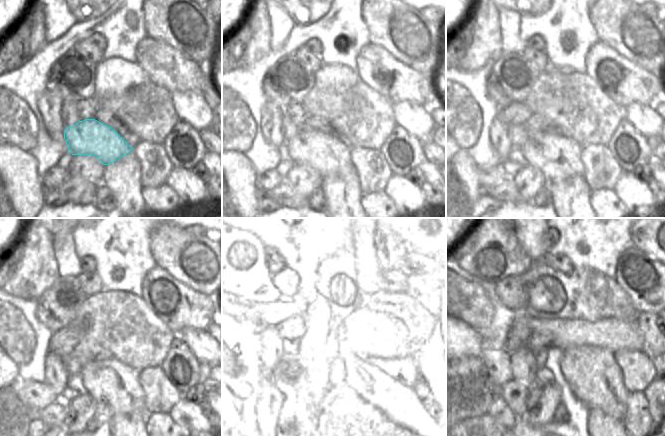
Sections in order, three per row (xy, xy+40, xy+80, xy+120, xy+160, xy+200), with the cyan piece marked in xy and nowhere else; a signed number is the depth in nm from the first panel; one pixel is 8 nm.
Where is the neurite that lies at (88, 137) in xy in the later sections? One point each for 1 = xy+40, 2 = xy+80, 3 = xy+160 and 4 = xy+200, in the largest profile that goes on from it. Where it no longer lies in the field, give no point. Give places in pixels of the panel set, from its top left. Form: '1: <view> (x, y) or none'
1: xy+40 (325, 152)
2: xy+80 (558, 157)
3: xy+160 (361, 382)
4: xy+200 (593, 376)

